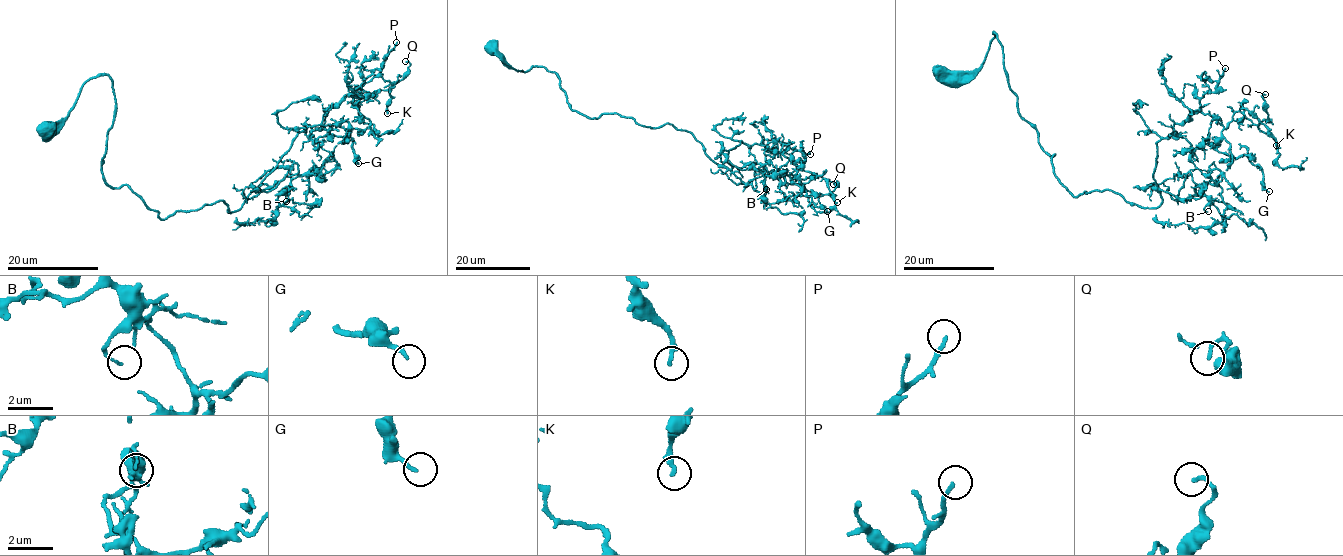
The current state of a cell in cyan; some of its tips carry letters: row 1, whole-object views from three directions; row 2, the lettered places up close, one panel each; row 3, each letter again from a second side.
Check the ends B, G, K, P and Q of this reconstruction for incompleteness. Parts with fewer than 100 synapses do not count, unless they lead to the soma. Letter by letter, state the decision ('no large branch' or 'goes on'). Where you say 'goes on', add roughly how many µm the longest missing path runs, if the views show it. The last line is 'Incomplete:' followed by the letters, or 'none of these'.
B: no large branch
G: no large branch
K: no large branch
P: no large branch
Q: no large branch
Incomplete: none of these

